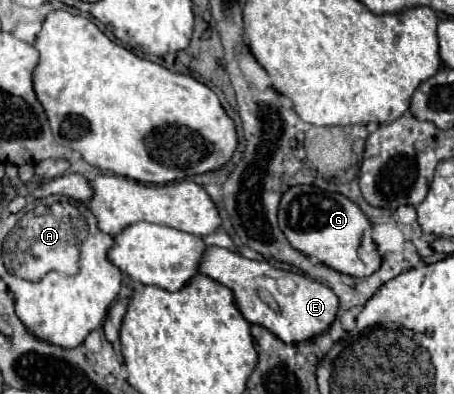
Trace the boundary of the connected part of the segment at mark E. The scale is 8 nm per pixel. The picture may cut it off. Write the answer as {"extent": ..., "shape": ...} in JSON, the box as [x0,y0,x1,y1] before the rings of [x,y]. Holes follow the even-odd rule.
{"extent":[200,247,338,345],"shape":[[[208,247],[204,259],[200,261],[200,273],[232,289],[242,315],[250,323],[266,327],[270,333],[274,333],[280,341],[288,345],[296,345],[322,335],[330,329],[330,325],[336,319],[338,297],[330,287],[318,283],[316,279],[310,279],[308,275],[276,269],[264,259],[250,261],[234,251],[222,247]],[[266,297],[272,297],[276,301],[276,305],[280,307],[280,315],[274,313]]]}

